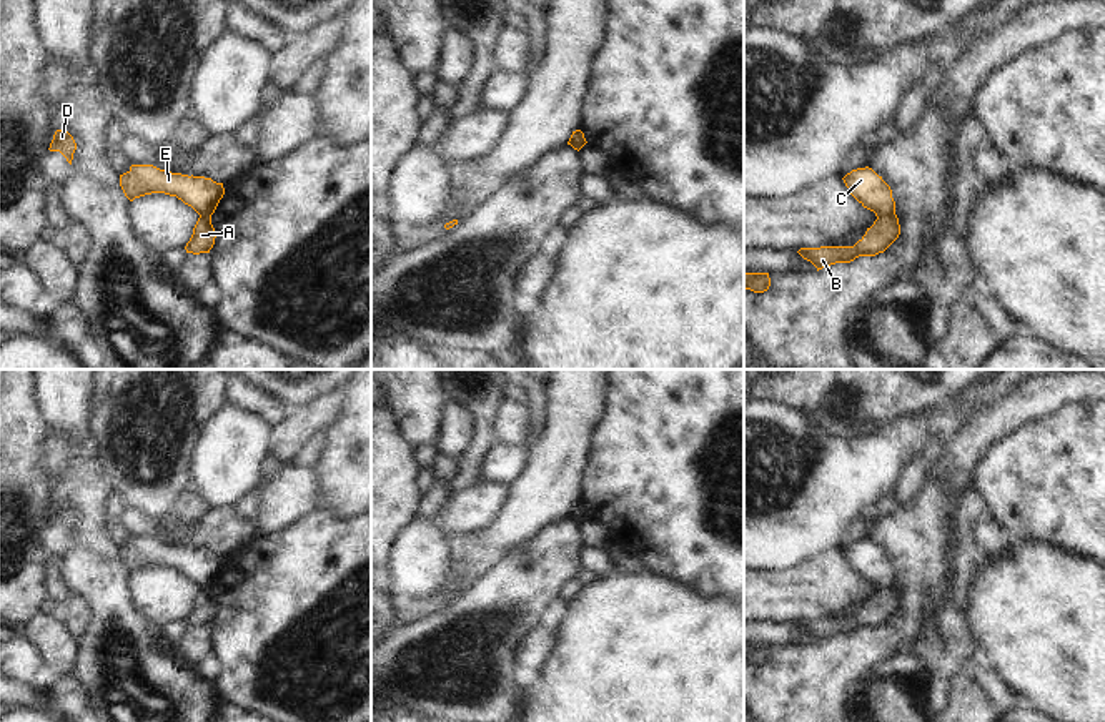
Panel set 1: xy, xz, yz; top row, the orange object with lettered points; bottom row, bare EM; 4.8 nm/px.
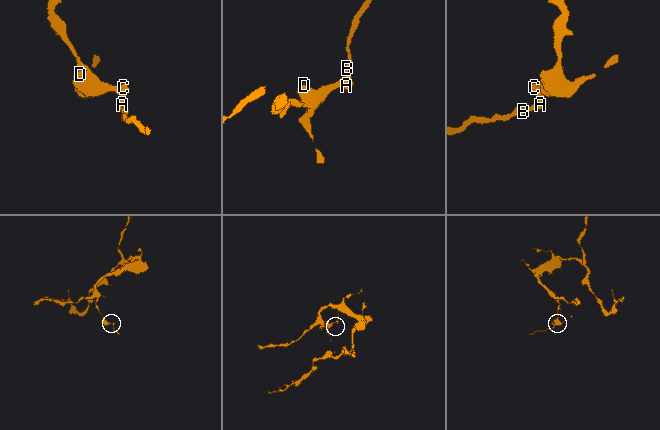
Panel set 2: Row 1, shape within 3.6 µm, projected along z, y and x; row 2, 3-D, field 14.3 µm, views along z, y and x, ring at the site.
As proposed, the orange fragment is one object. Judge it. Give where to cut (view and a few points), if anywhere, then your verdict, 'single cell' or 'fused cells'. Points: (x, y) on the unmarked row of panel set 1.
cut yz (894, 584), (877, 589); fused cells

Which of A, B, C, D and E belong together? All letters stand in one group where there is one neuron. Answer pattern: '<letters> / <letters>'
A B / C D E

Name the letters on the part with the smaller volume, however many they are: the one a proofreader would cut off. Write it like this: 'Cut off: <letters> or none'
Cut off: A, B

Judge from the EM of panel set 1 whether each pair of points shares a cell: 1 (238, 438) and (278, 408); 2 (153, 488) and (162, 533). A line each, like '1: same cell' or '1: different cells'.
1: different cells
2: different cells

